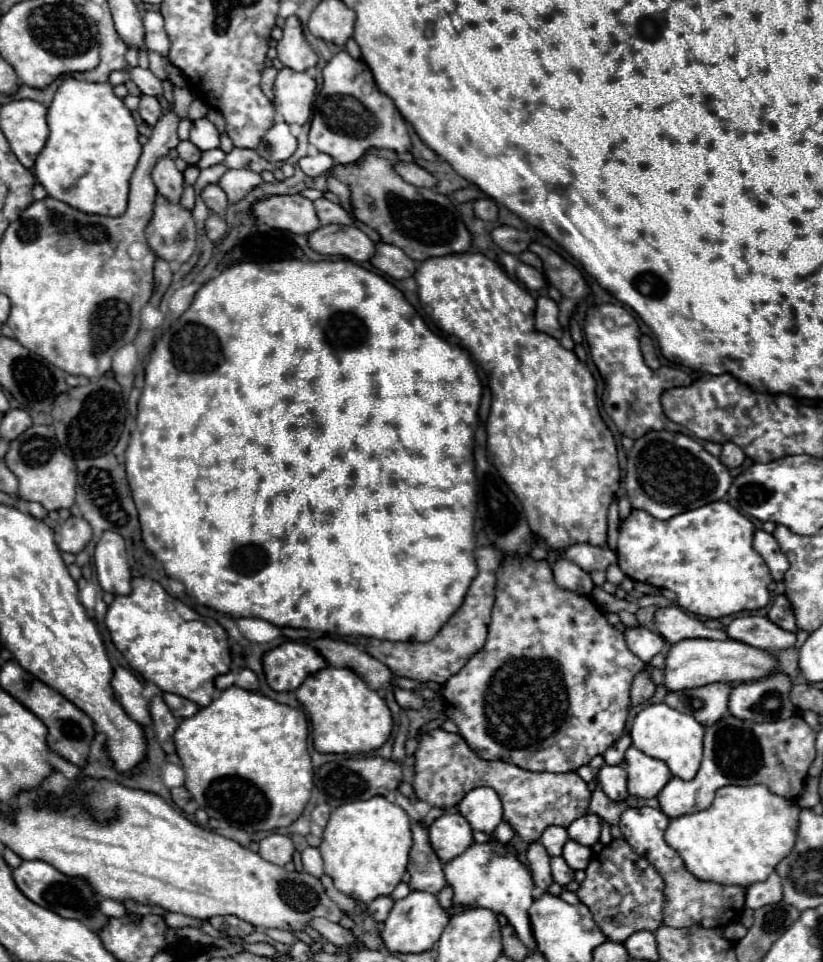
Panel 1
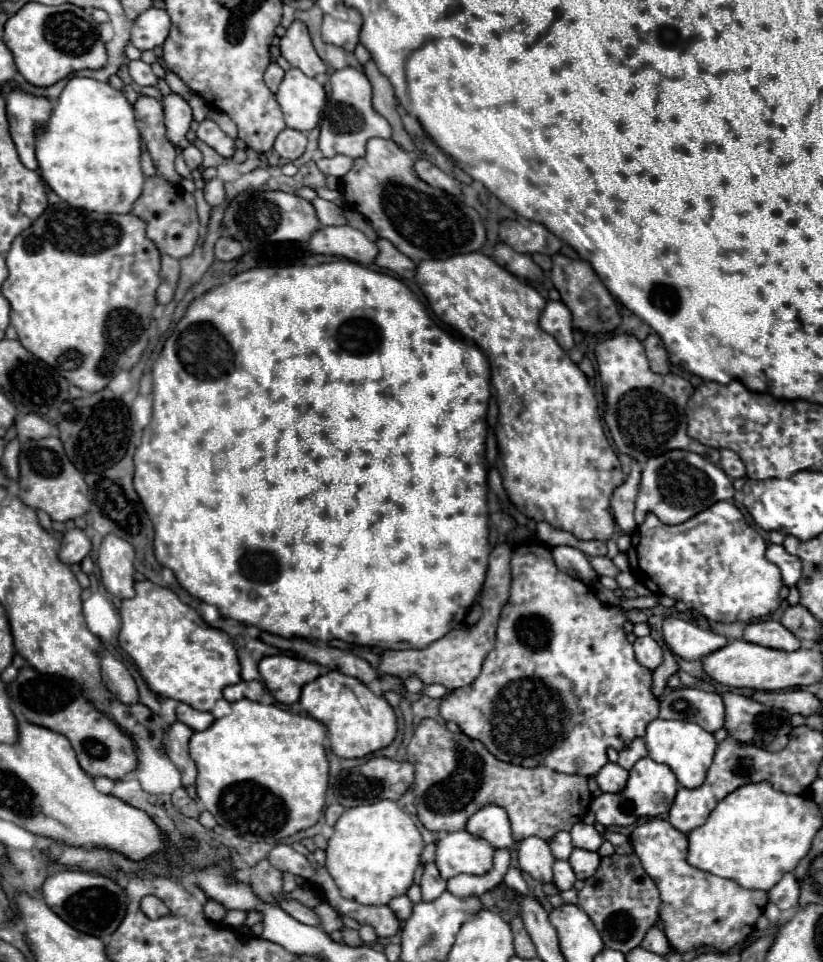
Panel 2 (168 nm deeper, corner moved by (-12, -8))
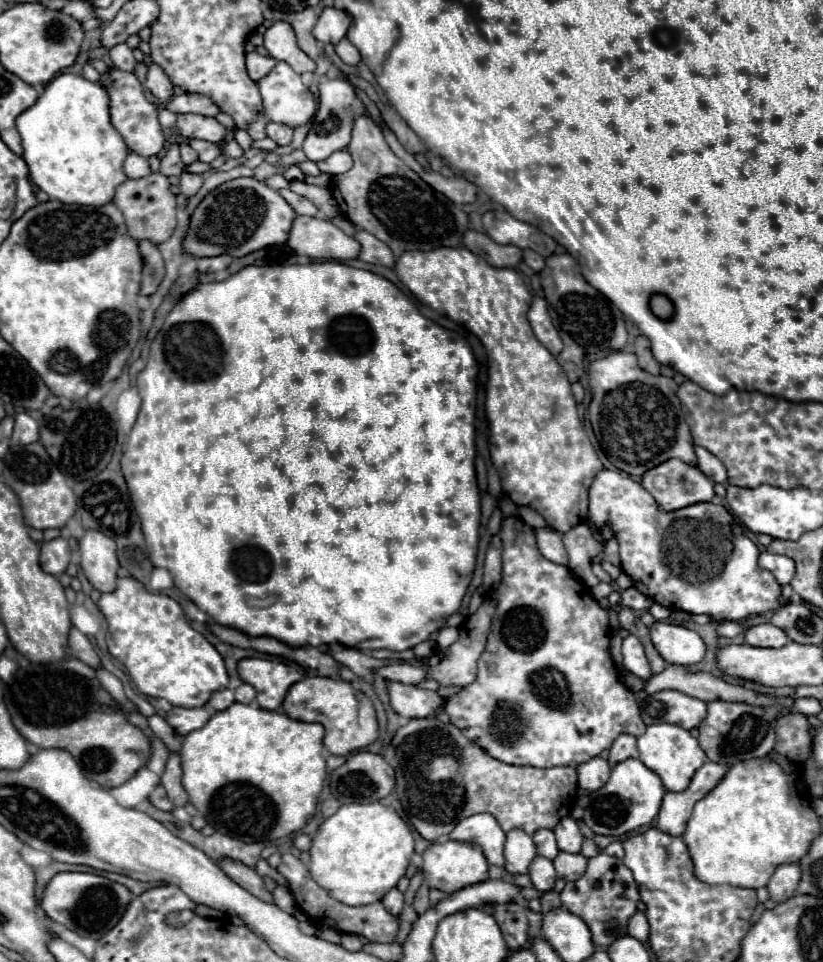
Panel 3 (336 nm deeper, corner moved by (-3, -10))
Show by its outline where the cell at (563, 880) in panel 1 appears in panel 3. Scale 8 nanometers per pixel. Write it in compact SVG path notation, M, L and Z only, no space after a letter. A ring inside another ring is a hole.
M537 855L533 859L533 865L529 867L529 877L531 877L535 889L545 893L545 891L553 889L555 881L557 881L557 871L555 871L555 867L553 867L553 863L549 859Z

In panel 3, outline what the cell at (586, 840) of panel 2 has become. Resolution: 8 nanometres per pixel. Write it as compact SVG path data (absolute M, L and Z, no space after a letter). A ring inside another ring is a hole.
M563 817L557 827L555 827L555 837L557 837L557 847L565 853L579 853L583 835L579 831L579 825L573 817Z

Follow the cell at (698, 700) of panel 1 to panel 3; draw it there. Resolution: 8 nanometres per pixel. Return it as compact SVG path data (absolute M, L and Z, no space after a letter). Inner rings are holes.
M665 689L645 697L641 705L641 717L647 725L675 723L683 729L695 729L707 717L707 703L681 691Z

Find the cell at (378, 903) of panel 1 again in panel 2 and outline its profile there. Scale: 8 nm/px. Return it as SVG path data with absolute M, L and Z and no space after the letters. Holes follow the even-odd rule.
M400 895L400 897L396 897L396 899L392 899L390 903L390 909L396 913L396 917L400 919L400 921L406 921L408 917L410 917L410 911L412 911L412 901L406 897L406 895Z

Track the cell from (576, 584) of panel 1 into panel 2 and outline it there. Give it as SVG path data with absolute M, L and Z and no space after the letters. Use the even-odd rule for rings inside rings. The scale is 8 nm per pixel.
M568 545L554 547L552 549L552 557L554 557L554 561L556 561L556 565L558 565L560 571L566 571L568 575L584 581L586 585L596 583L598 575L590 567L586 555L580 549L574 549L574 547L568 547Z

